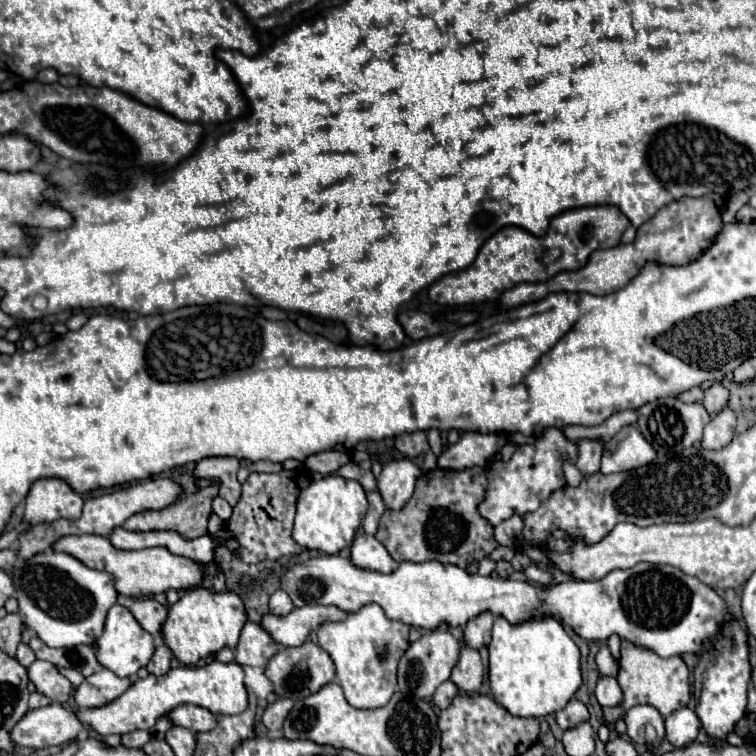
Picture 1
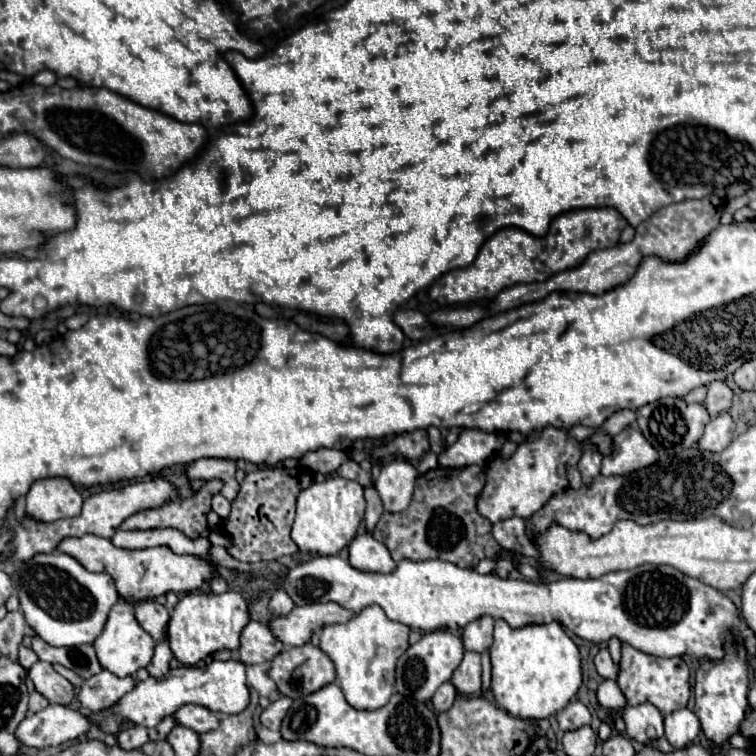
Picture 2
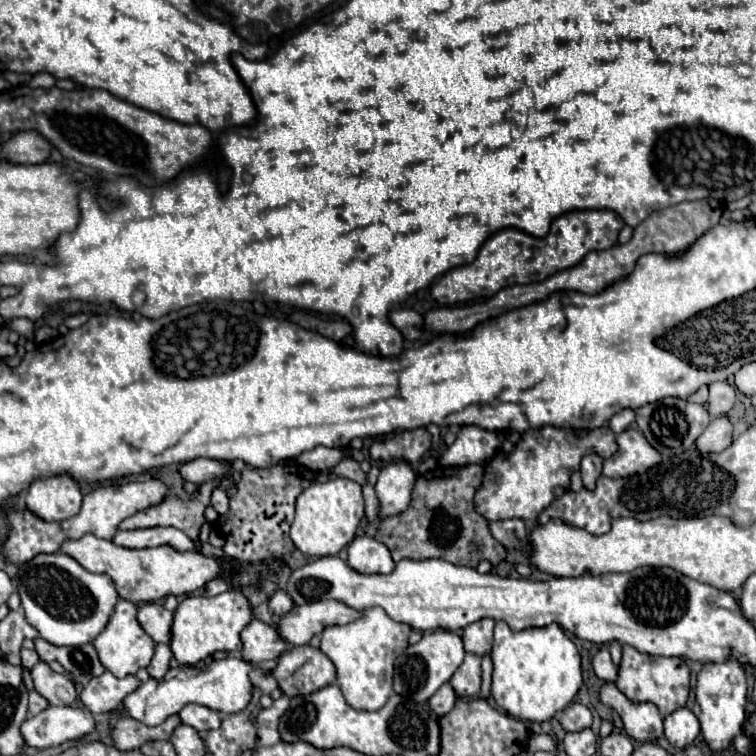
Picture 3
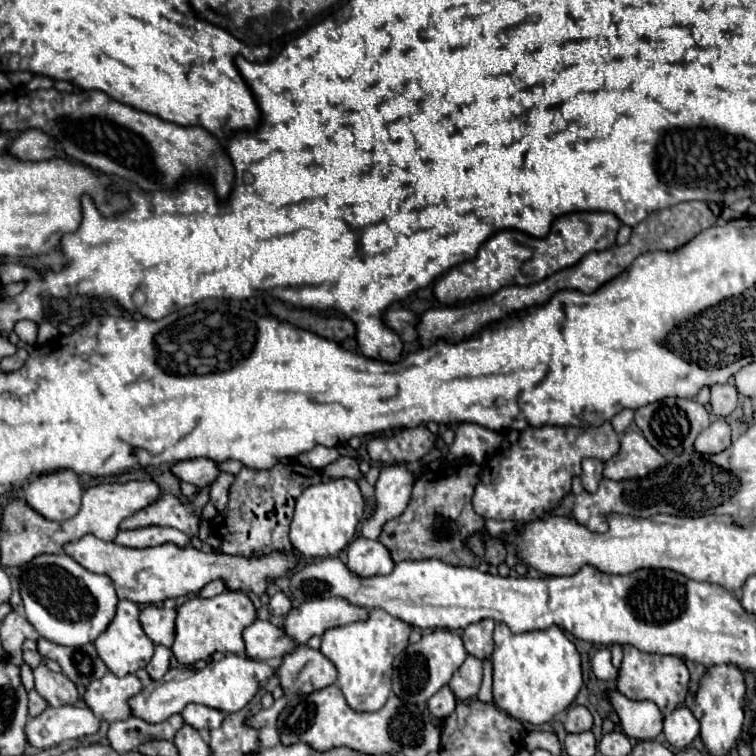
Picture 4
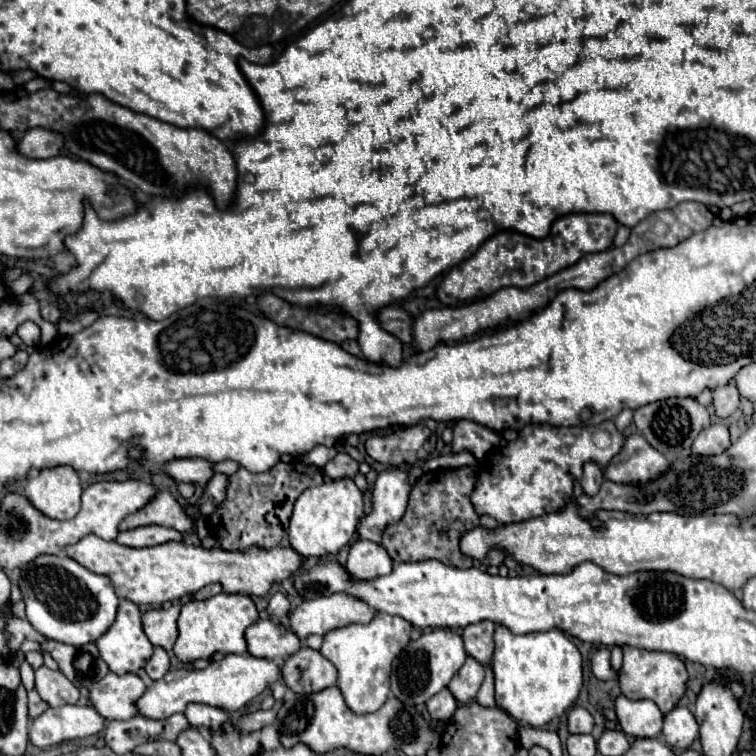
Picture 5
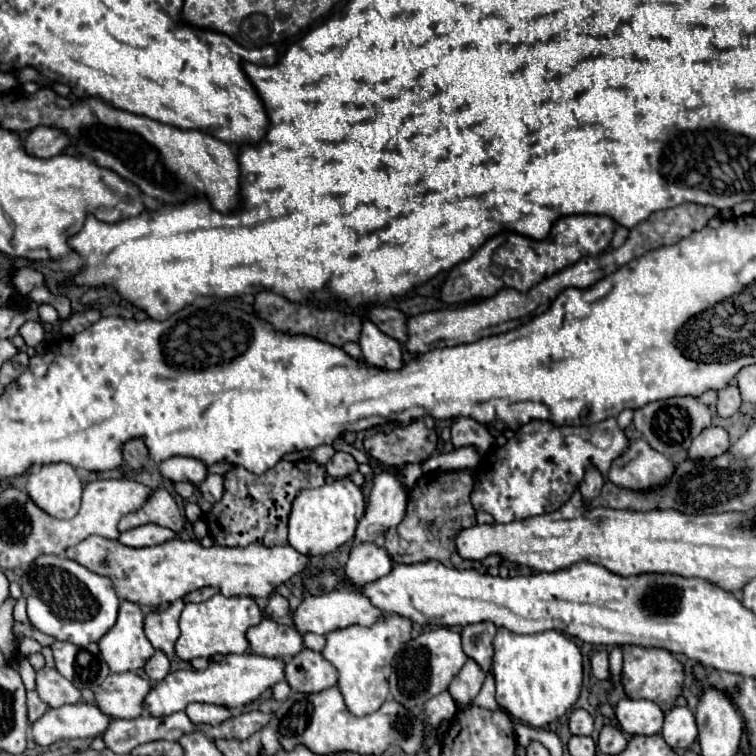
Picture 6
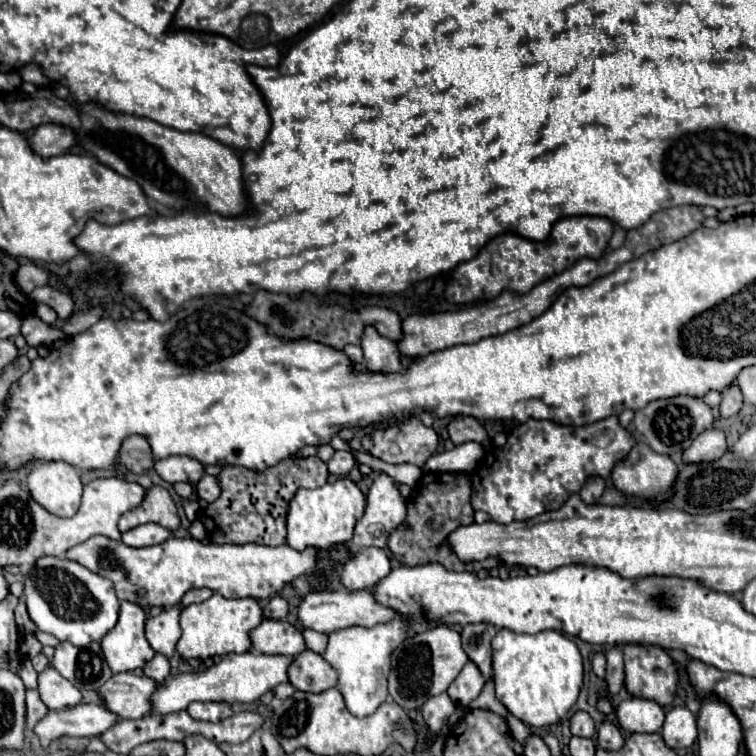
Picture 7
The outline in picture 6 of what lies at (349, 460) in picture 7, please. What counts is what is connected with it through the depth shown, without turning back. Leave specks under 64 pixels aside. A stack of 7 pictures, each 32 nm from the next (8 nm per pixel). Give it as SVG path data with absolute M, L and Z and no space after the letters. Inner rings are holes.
M336 452L334 458L326 464L326 474L332 478L350 476L354 470L358 470L358 462L346 452Z

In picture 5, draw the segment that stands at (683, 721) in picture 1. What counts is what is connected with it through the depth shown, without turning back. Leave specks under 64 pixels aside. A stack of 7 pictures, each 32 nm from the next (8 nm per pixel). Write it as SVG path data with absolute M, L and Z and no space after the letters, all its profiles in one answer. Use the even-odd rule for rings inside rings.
M676 706L670 714L664 716L664 730L662 730L666 744L678 750L690 748L694 738L698 736L698 722L692 712L684 706Z

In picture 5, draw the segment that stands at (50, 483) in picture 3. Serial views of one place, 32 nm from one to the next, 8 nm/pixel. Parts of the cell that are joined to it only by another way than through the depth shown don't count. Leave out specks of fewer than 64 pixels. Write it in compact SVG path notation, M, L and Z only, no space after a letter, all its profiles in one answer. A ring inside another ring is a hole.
M56 466L32 472L24 494L44 516L70 520L80 510L82 486L78 474L70 466Z

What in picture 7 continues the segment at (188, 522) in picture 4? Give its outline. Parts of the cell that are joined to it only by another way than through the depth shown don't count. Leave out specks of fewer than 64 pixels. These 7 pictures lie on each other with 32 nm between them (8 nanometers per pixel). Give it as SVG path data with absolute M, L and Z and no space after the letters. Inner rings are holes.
M152 486L146 492L144 502L120 518L118 528L120 528L120 532L126 532L130 528L136 528L136 526L148 524L148 522L156 522L168 530L176 530L180 526L176 504L174 504L172 496L168 494L168 490L162 486Z

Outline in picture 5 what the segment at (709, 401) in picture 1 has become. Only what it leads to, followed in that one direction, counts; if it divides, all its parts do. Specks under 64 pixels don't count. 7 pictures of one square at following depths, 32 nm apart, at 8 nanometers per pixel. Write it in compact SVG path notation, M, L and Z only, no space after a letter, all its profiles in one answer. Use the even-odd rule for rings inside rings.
M726 384L722 388L714 388L714 414L718 418L728 418L740 404L740 394L736 384Z

